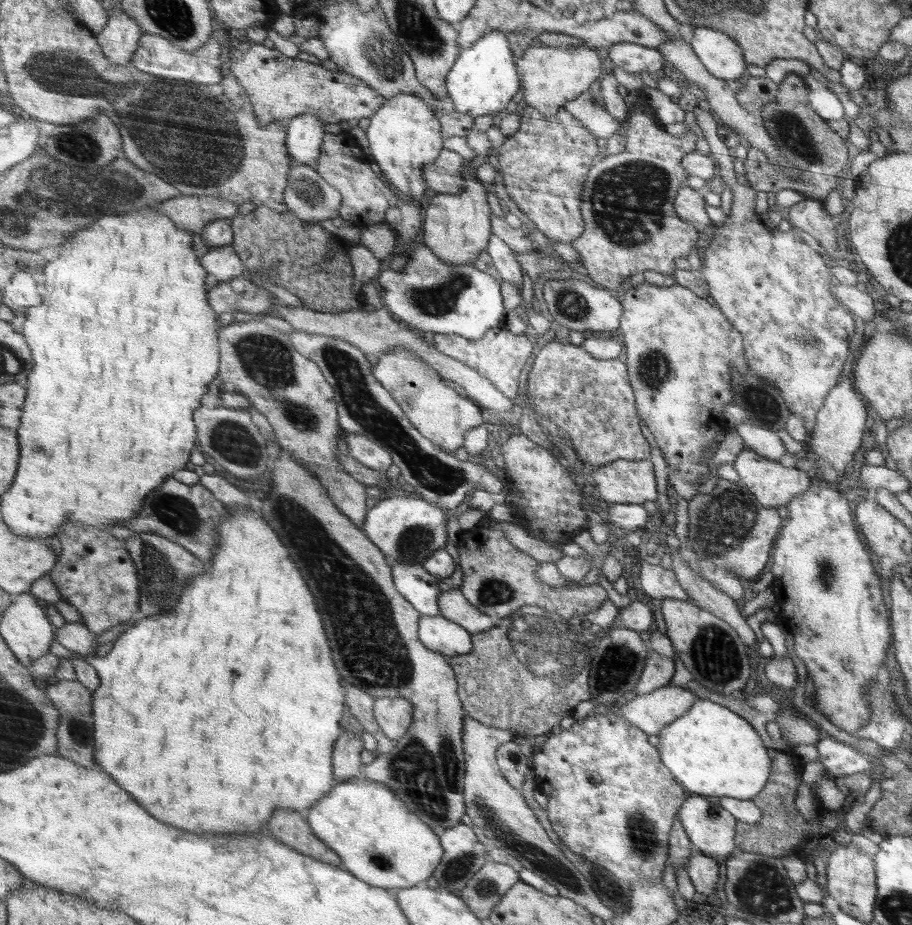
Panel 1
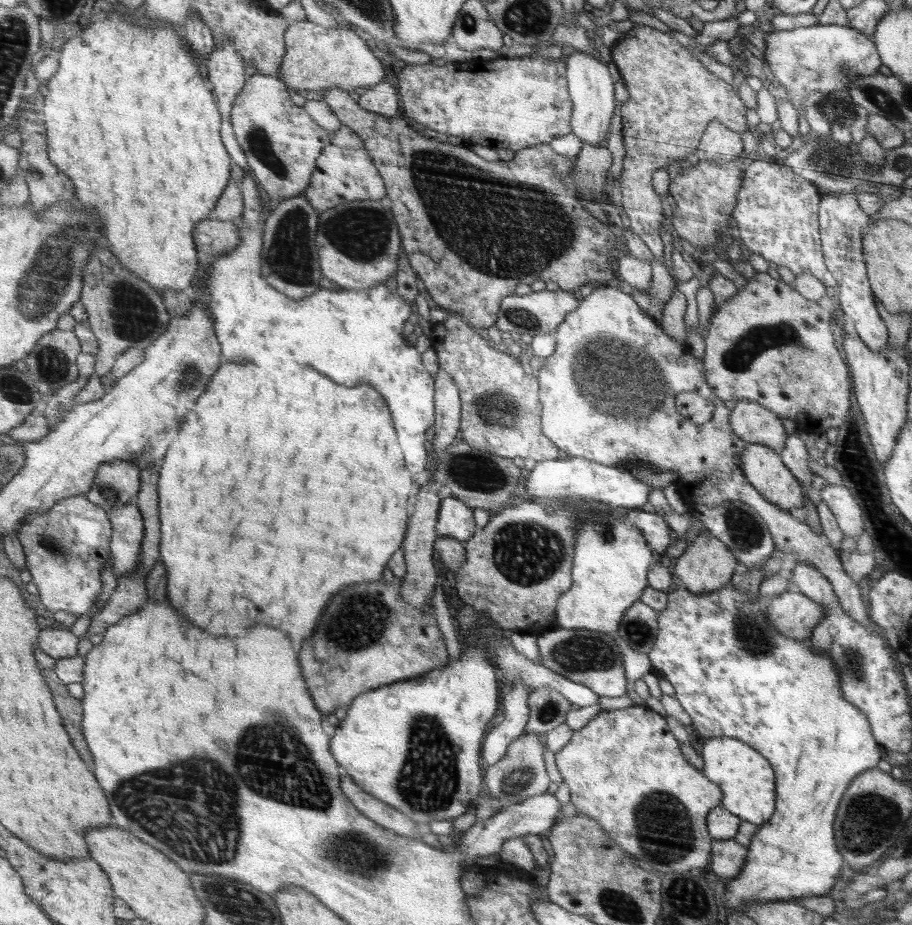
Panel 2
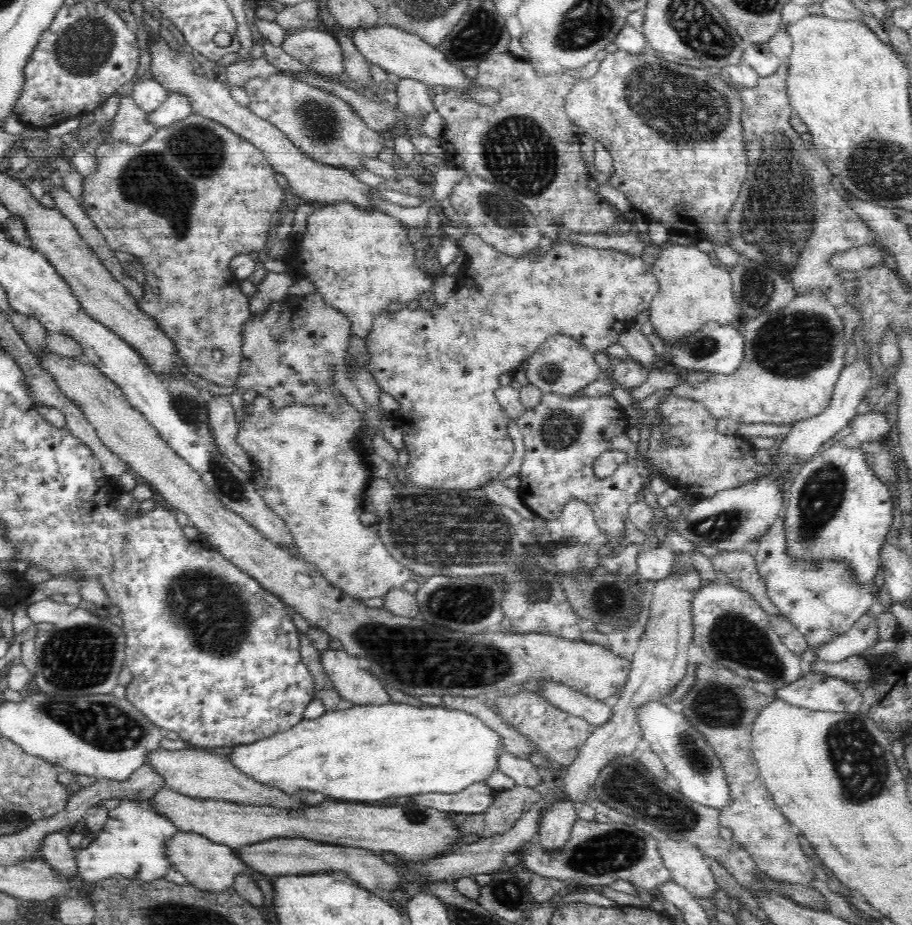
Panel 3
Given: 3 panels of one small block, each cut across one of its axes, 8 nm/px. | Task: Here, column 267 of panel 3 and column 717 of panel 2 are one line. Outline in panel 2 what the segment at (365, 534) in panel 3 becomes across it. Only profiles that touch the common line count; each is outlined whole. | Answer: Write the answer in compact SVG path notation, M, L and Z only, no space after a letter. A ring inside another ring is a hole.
M618 284L594 286L579 295L580 306L566 315L565 322L556 331L556 348L552 356L544 359L538 372L541 381L542 429L544 434L558 448L562 448L569 457L584 458L605 466L625 468L627 464L649 463L655 465L662 473L672 471L678 474L675 481L683 492L689 507L689 513L696 510L696 505L716 507L740 500L758 513L765 520L773 541L784 554L794 554L797 561L808 561L827 577L837 594L838 601L850 618L868 630L878 631L872 617L869 616L868 605L862 600L862 592L858 582L845 571L841 563L840 553L823 536L815 533L809 525L798 521L793 515L770 501L759 489L744 478L740 470L740 452L745 453L746 444L733 430L728 430L730 410L721 406L713 389L706 386L702 376L702 360L696 358L687 345L672 340L660 324L648 318L642 308L634 300L634 294ZM682 392L697 393L712 401L716 410L705 425L695 424L686 419L682 408L676 410L676 398Z

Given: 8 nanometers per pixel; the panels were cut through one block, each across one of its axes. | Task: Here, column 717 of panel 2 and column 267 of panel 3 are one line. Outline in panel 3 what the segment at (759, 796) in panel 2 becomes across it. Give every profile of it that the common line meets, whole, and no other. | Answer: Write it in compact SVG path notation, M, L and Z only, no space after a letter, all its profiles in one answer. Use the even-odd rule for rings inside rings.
M386 703L381 705L352 705L347 709L338 709L337 711L326 711L322 716L314 717L310 720L301 720L298 724L290 727L288 730L279 732L268 738L253 742L252 744L236 745L230 759L240 771L248 773L250 777L262 783L278 787L284 792L290 792L290 795L298 795L301 790L314 790L321 792L329 800L340 801L358 801L365 803L395 801L398 798L408 798L413 795L422 795L429 792L455 793L470 787L470 784L484 783L484 780L498 770L498 758L505 753L502 747L502 736L494 731L492 727L488 727L482 719L478 719L476 715L462 711L462 709L453 709L445 706L431 706L424 704L423 706L402 704L402 703Z

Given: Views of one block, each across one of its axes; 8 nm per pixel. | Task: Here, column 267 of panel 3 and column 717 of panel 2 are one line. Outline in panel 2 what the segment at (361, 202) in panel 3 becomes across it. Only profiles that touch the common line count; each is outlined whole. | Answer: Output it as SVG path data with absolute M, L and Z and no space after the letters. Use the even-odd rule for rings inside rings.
M718 121L709 124L695 152L699 160L730 161L742 152L740 134Z

